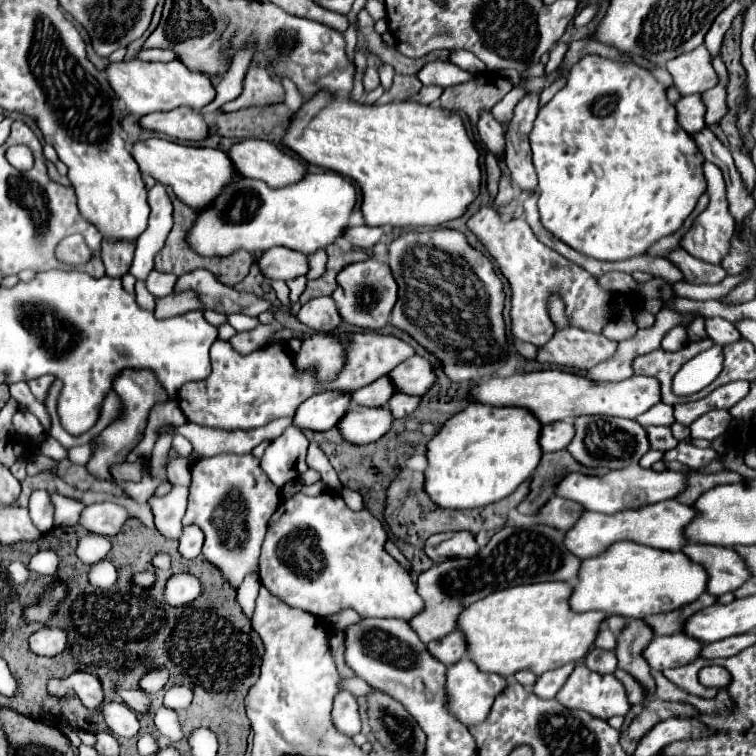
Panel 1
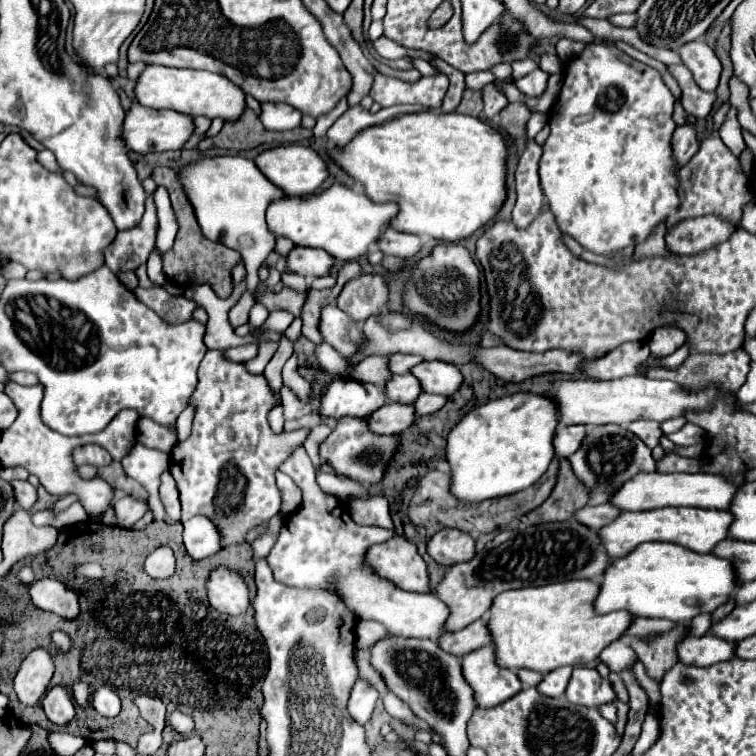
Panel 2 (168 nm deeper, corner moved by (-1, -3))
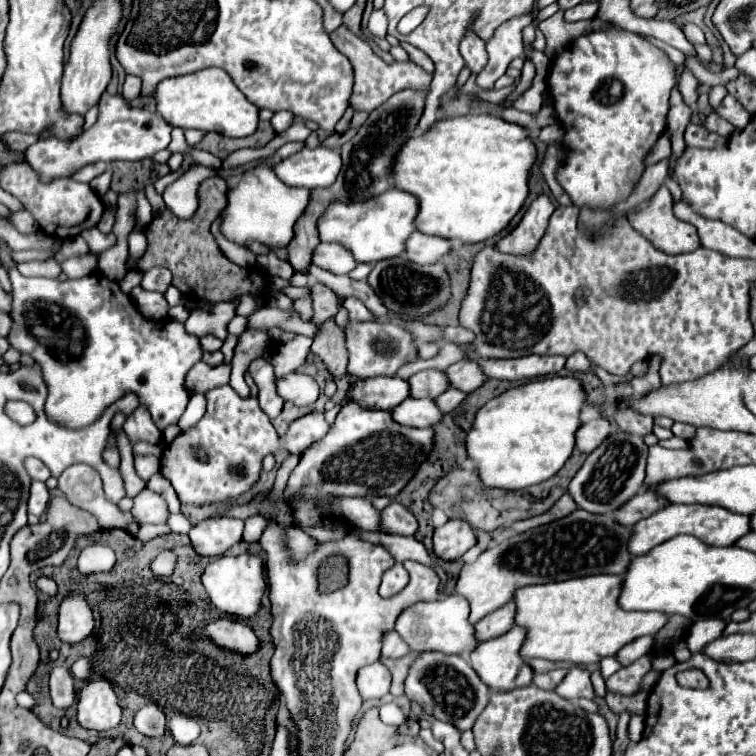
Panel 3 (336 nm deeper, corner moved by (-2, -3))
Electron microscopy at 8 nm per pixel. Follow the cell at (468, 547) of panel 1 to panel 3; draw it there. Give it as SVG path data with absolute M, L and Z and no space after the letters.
M448 520L434 530L434 554L442 560L458 560L474 544L474 530L464 520Z

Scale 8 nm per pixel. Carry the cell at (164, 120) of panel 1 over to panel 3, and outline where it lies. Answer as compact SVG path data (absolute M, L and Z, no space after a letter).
M108 92L102 94L98 102L98 120L86 132L76 134L70 140L50 138L38 140L28 146L24 152L24 162L28 162L40 176L42 182L50 182L56 178L72 178L80 168L94 164L98 160L142 160L150 158L158 150L164 150L171 141L172 126L162 120L162 116L152 114L142 108L130 106L122 96L112 96Z

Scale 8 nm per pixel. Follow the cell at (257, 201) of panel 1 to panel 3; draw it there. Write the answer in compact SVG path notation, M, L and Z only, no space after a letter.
M398 188L388 190L376 198L342 204L334 202L318 222L318 232L322 242L338 242L348 248L358 262L374 264L378 260L402 256L406 252L406 240L416 232L414 218L418 214L418 198L414 194L402 192Z

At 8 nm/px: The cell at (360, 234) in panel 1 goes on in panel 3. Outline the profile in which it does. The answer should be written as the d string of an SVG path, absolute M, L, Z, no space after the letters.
M414 232L406 242L406 258L416 264L434 264L452 250L452 240Z

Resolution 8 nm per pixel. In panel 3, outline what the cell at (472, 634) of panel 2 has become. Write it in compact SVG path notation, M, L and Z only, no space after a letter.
M508 602L502 608L490 612L488 616L484 616L476 624L478 640L484 642L484 640L490 640L494 636L502 636L504 632L508 632L514 626L514 612L516 612L516 604Z

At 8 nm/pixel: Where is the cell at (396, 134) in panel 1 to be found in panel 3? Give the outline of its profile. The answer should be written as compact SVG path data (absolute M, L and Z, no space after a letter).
M468 114L440 120L428 132L410 138L394 162L394 188L406 190L420 200L416 228L424 234L460 242L484 242L500 234L524 206L530 188L530 170L536 162L536 146L526 128L506 122L494 114Z

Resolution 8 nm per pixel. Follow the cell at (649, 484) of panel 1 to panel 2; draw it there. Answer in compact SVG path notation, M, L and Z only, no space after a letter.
M641 472L627 480L611 498L609 504L619 508L621 512L631 510L631 512L641 512L641 510L655 510L655 508L665 508L665 506L697 506L697 508L717 508L727 510L729 502L735 494L737 486L727 482L723 476L717 474L683 474L683 472Z

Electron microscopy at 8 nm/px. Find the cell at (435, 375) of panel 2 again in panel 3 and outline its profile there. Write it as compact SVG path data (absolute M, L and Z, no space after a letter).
M462 360L462 362L456 362L452 364L448 370L446 370L448 378L450 378L450 384L462 392L474 392L478 390L480 386L486 384L486 376L482 372L482 368L476 364L476 362L468 362L468 360Z

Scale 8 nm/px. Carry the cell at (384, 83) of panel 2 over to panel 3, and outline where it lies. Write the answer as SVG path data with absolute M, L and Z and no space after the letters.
M346 26L336 28L334 34L330 34L330 40L352 62L352 68L354 68L354 92L350 96L350 106L354 108L354 112L372 112L374 108L378 108L382 102L386 102L392 94L396 94L400 90L406 90L406 88L426 90L430 86L432 74L428 74L426 70L422 70L420 66L416 66L410 60L408 62L394 60L392 64L386 64L380 56L374 54L374 50L370 48L368 42L364 42L362 38L352 34Z

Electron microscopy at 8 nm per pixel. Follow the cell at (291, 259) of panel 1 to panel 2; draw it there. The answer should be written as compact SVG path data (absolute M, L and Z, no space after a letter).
M293 248L287 256L287 270L297 272L299 276L315 278L315 276L325 276L331 266L333 258L317 248Z

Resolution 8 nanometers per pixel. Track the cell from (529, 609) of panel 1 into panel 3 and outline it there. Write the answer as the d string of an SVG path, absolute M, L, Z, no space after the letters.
M584 576L564 582L518 588L514 602L518 604L516 624L528 630L522 656L566 660L572 664L592 664L606 656L614 656L622 646L640 636L654 636L668 622L666 614L626 612L618 606L622 592L622 576Z

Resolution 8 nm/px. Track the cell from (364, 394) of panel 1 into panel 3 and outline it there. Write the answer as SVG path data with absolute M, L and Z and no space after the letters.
M434 368L416 372L408 382L410 382L412 398L436 398L450 388L450 380L446 380L446 372Z

